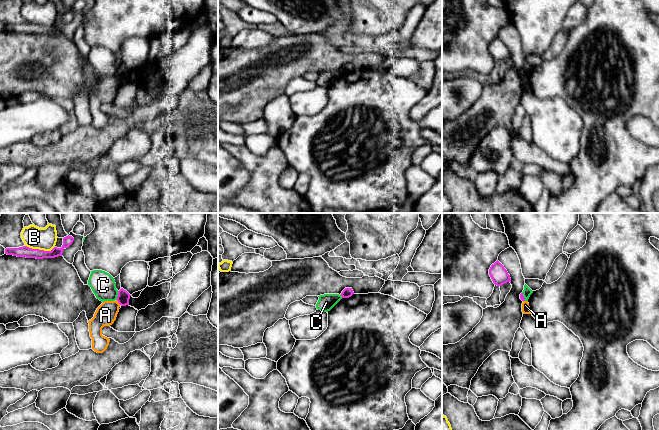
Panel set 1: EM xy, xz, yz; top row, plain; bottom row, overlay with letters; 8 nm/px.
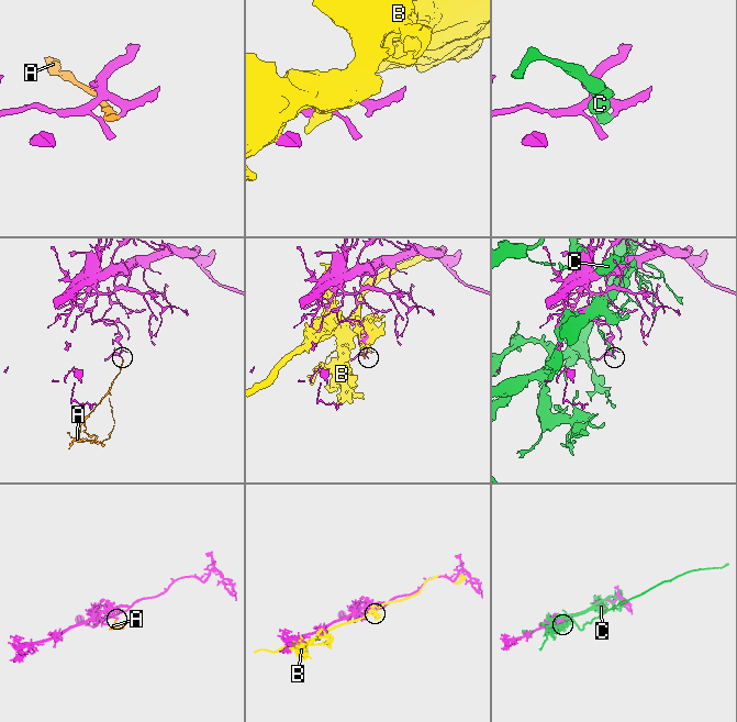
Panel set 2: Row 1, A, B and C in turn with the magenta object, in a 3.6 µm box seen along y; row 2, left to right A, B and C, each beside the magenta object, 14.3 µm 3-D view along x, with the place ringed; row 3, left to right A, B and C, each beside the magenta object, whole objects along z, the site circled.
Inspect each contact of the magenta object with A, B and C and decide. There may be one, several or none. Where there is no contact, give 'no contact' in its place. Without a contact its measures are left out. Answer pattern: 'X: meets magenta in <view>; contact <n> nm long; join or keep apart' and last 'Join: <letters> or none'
A: meets magenta in xy; contact 50 nm long; keep apart
B: meets magenta in xy; contact 240 nm long; keep apart
C: meets magenta in xy; contact 70 nm long; keep apart
Join: none

